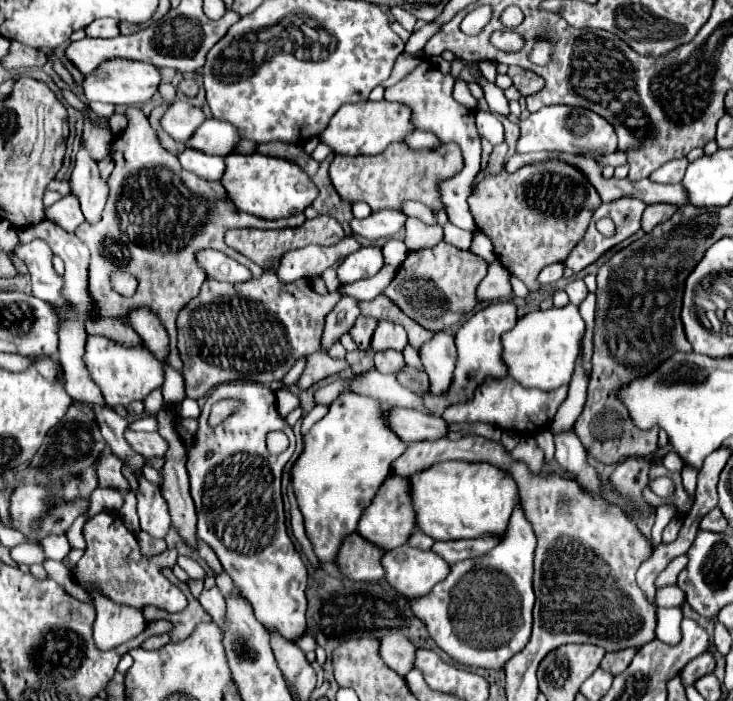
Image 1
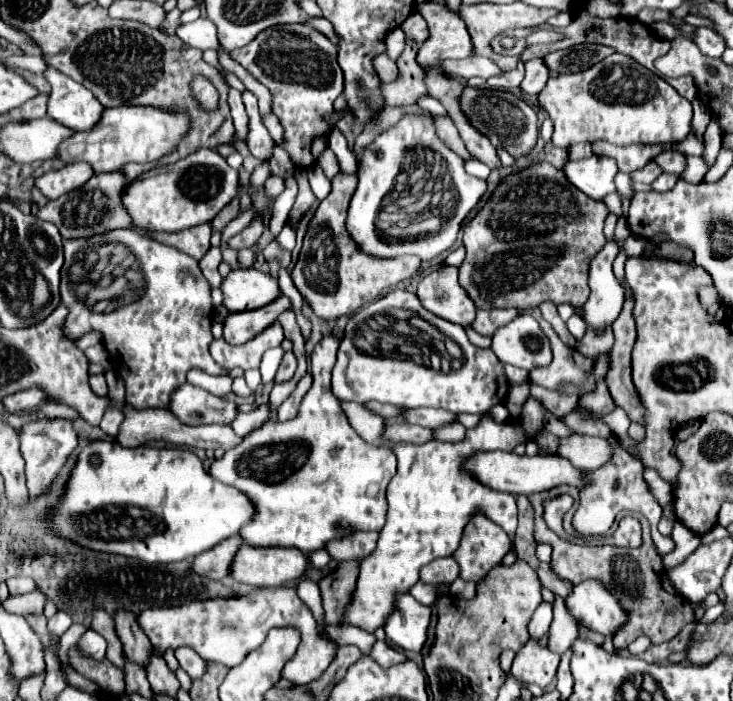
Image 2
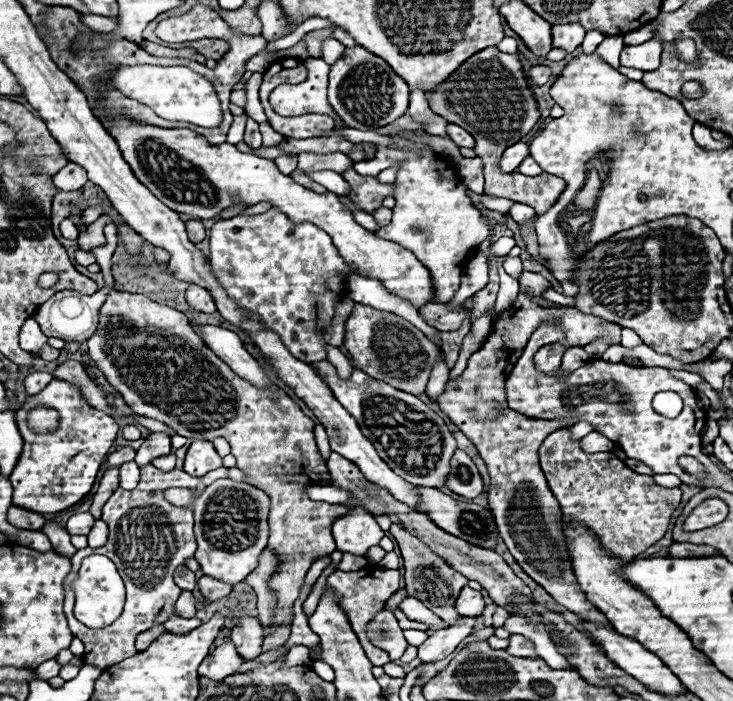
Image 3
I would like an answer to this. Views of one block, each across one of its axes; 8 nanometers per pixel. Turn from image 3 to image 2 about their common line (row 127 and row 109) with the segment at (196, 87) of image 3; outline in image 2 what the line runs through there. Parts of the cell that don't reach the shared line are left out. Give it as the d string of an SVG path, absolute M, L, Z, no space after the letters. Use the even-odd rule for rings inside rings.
M202 74L194 76L192 82L190 82L190 90L192 90L192 96L196 100L196 104L204 110L204 112L214 112L218 108L218 90L216 86Z

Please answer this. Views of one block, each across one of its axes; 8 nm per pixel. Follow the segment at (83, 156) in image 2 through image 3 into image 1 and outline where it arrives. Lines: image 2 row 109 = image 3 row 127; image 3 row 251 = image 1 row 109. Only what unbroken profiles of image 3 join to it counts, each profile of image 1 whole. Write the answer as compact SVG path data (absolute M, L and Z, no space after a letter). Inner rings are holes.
M350 102L342 104L338 112L330 118L328 126L318 134L318 140L328 144L334 154L344 156L360 156L360 154L380 154L388 144L404 140L408 132L412 132L414 126L410 126L410 108L402 106L398 102Z

